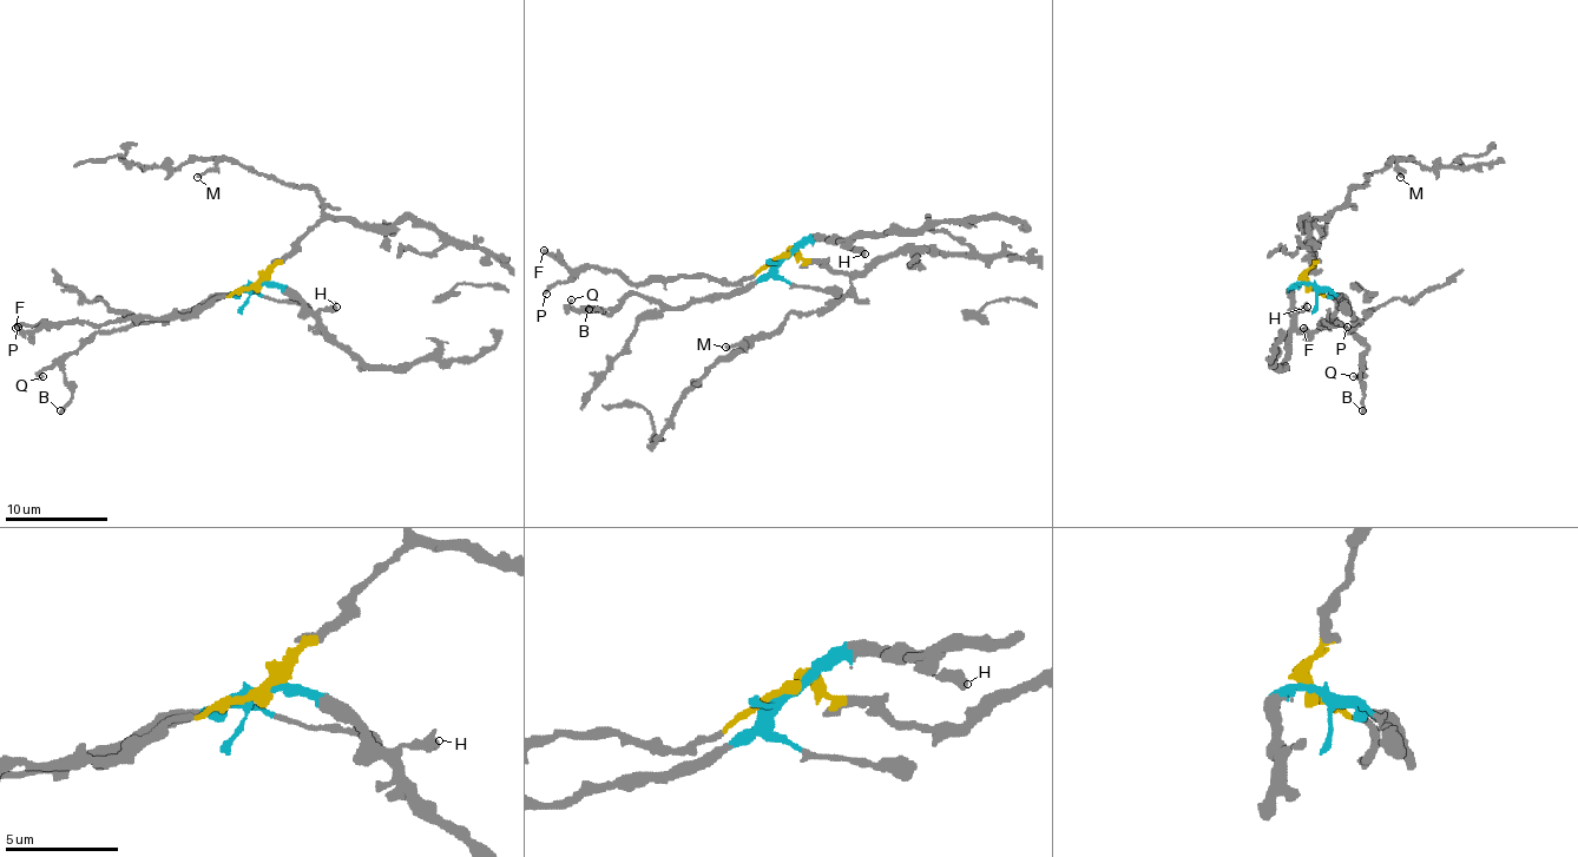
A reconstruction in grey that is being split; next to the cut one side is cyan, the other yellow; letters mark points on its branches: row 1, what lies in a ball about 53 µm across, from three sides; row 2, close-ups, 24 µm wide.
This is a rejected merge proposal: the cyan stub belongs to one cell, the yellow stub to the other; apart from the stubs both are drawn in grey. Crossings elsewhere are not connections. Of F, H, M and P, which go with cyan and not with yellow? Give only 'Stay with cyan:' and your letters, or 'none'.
Stay with cyan: H

